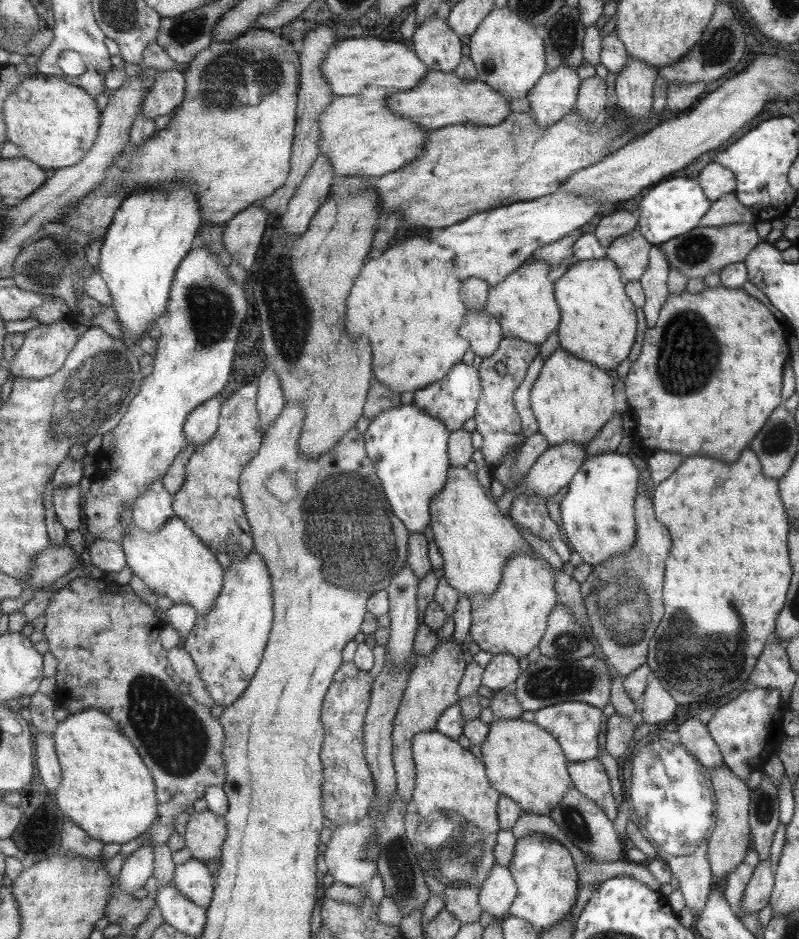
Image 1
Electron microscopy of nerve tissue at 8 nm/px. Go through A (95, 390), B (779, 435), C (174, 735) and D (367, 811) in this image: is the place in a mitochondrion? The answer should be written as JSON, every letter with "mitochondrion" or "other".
{"A":"mitochondrion","B":"mitochondrion","C":"mitochondrion","D":"other"}

